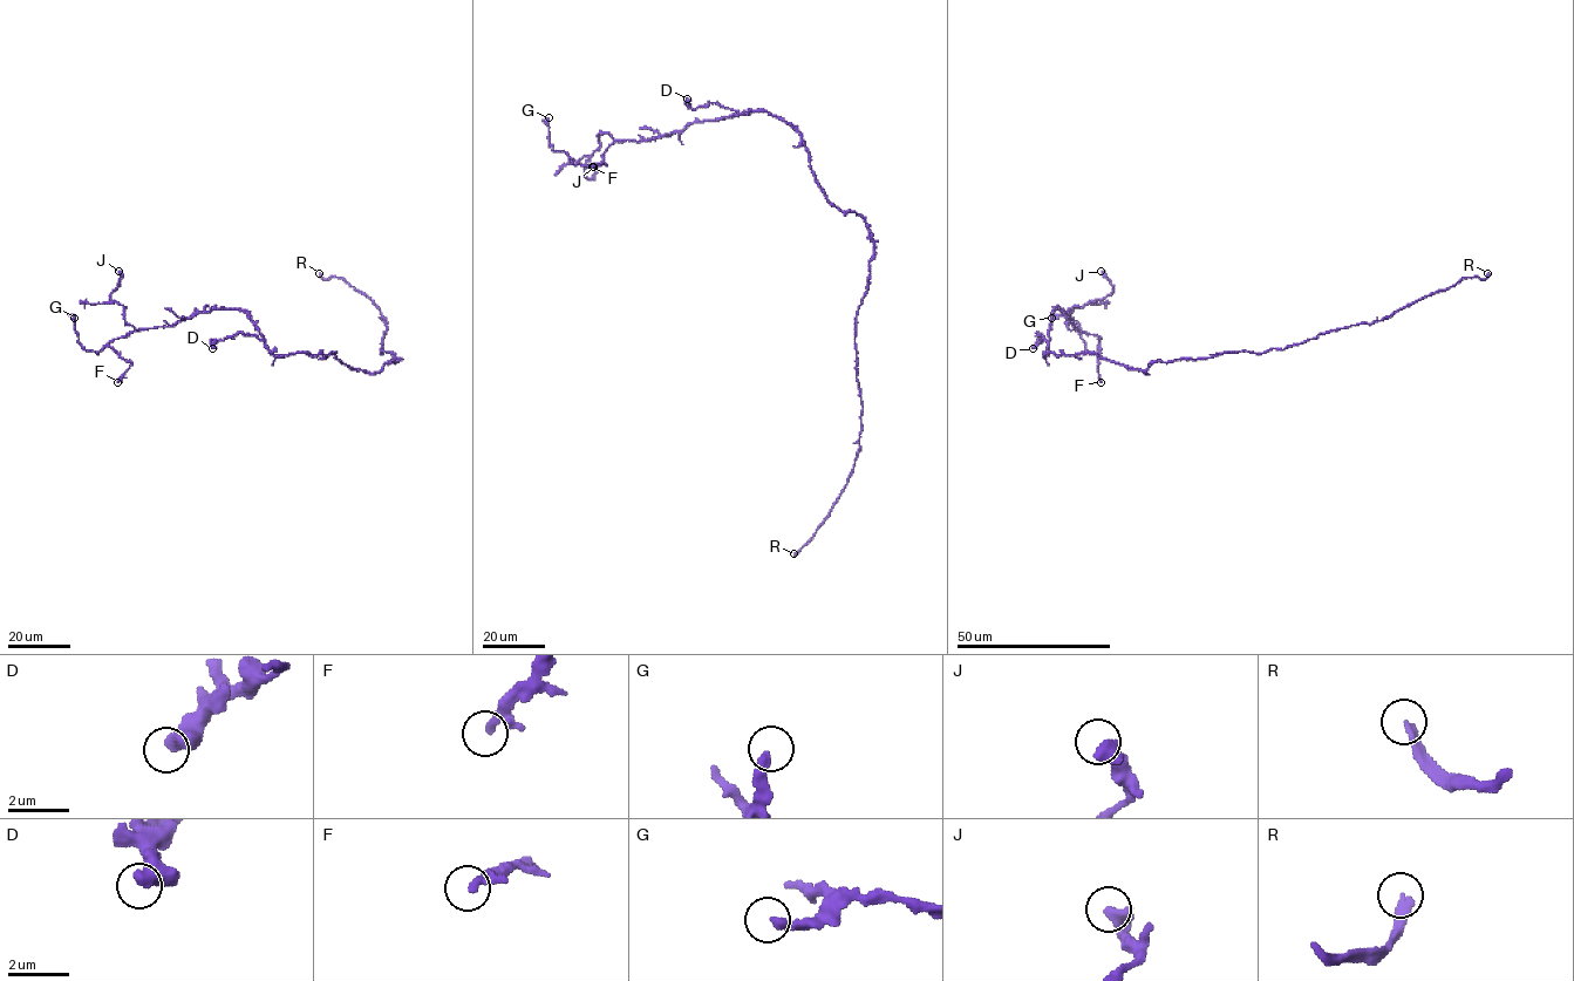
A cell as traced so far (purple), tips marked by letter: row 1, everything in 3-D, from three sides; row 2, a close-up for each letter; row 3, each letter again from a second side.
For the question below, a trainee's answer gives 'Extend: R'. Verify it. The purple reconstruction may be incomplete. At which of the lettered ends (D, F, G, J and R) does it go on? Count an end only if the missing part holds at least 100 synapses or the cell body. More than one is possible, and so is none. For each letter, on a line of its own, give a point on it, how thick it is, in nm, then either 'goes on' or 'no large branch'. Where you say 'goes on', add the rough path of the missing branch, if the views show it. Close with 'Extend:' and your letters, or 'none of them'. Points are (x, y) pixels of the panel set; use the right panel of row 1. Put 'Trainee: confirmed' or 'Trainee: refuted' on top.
Trainee: confirmed
D: (1033, 348) | 550 nm | no large branch
F: (1101, 382) | 200 nm | no large branch
G: (1051, 318) | 300 nm | no large branch
J: (1101, 271) | 550 nm | no large branch
R: (1487, 273) | 280 nm | goes on | (1487, 273), (1508, 237), (1501, 175), (1511, 161), (1486, 164), (1470, 147), (1446, 95), (1438, 89), (1442, 87)
Extend: R

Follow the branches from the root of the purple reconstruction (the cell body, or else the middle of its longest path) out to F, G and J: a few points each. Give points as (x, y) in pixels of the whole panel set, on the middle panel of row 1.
F: (826, 195), (802, 135), (762, 110), (615, 141), (600, 164), (581, 165), (606, 164), (592, 167)
G: (826, 195), (802, 135), (762, 110), (615, 141), (591, 167), (553, 150), (549, 117)
J: (826, 195), (802, 135), (762, 110), (641, 141), (600, 133), (585, 163), (590, 179), (593, 167)

